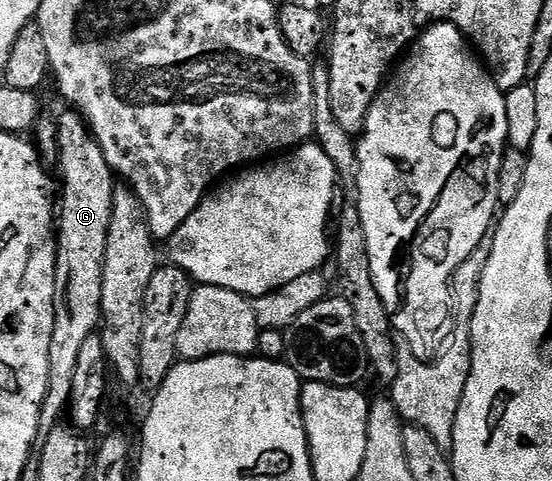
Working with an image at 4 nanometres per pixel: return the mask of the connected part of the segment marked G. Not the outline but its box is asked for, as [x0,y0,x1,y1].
[38,109,116,441]

